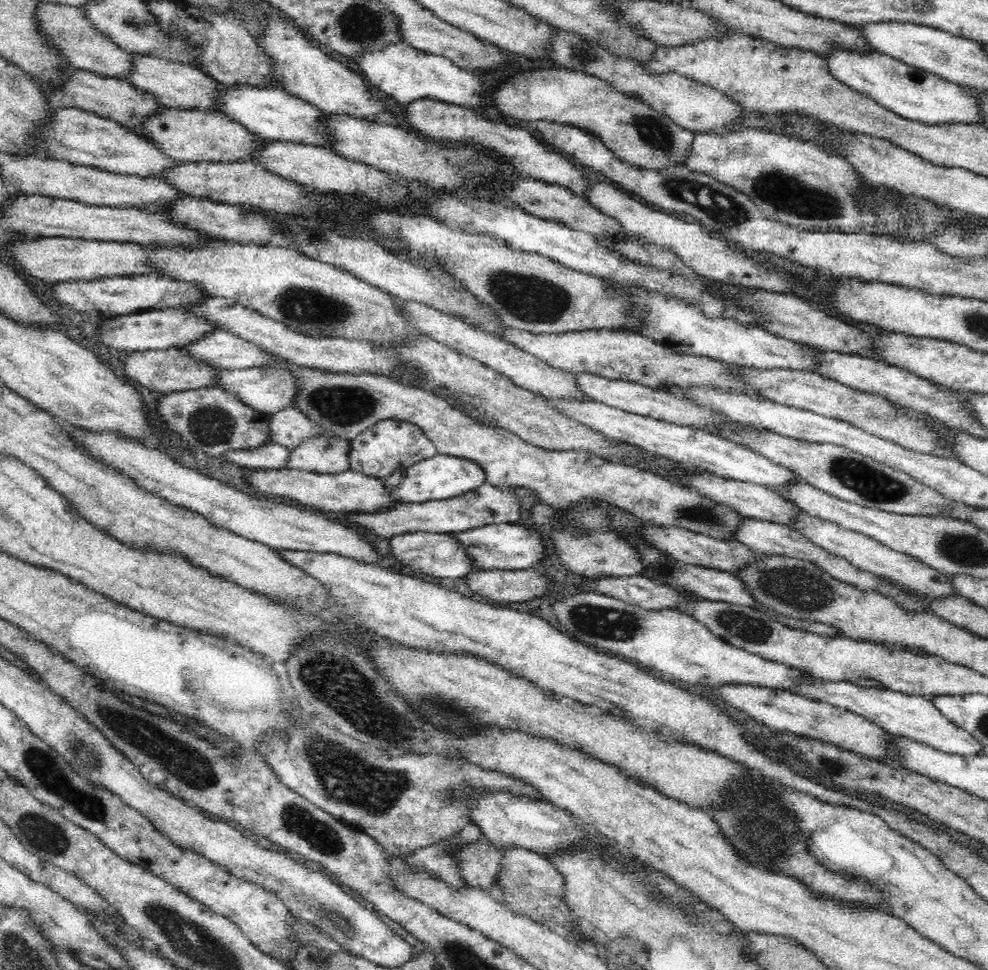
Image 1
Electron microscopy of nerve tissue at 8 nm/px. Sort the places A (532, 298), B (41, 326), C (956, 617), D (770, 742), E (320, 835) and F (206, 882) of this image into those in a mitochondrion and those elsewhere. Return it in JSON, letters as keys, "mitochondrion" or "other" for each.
{"A":"mitochondrion","B":"other","C":"other","D":"mitochondrion","E":"mitochondrion","F":"other"}

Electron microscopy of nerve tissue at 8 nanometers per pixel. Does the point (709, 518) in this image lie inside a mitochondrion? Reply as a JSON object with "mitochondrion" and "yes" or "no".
{"mitochondrion":"yes"}

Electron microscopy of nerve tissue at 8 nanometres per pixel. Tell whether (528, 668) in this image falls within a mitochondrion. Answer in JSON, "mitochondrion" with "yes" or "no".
{"mitochondrion":"no"}

